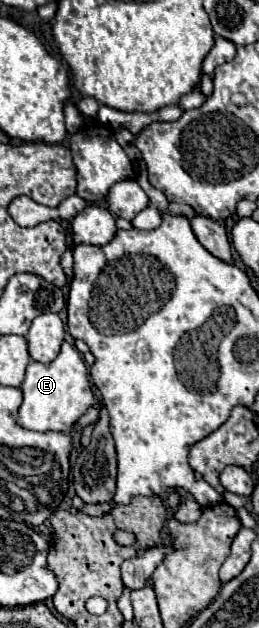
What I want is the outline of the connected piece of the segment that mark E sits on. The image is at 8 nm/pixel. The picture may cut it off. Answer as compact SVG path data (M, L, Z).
M68 342L62 344L58 358L50 364L30 360L20 390L24 394L24 400L18 410L18 424L34 432L70 432L76 420L94 404L88 368L76 346Z

